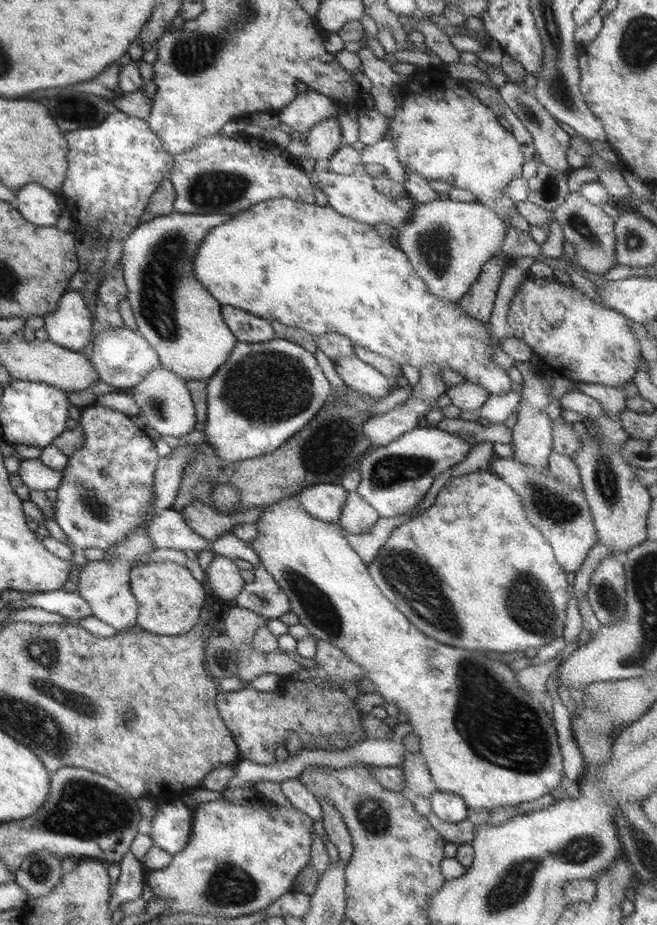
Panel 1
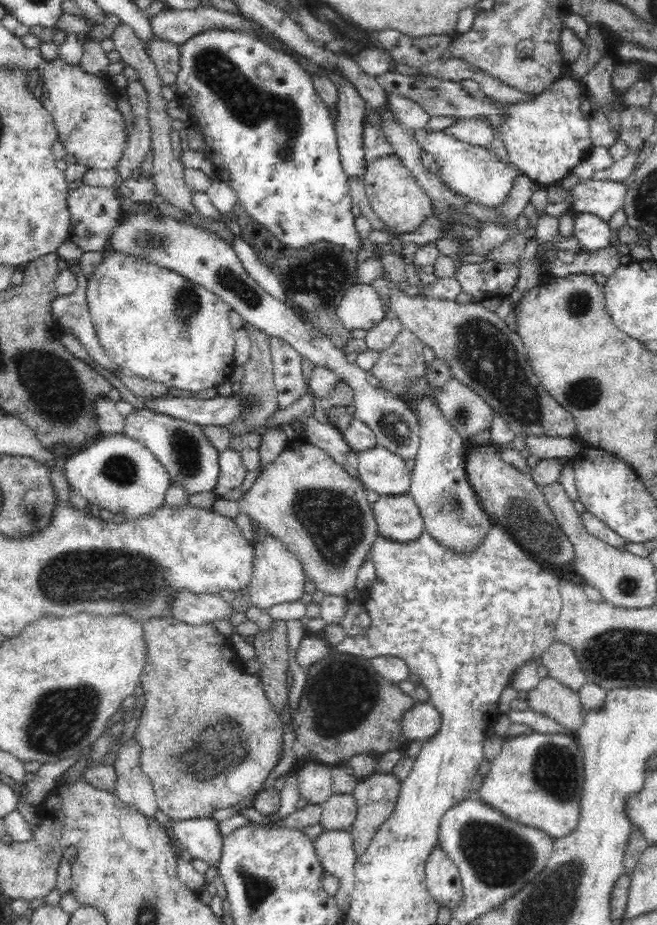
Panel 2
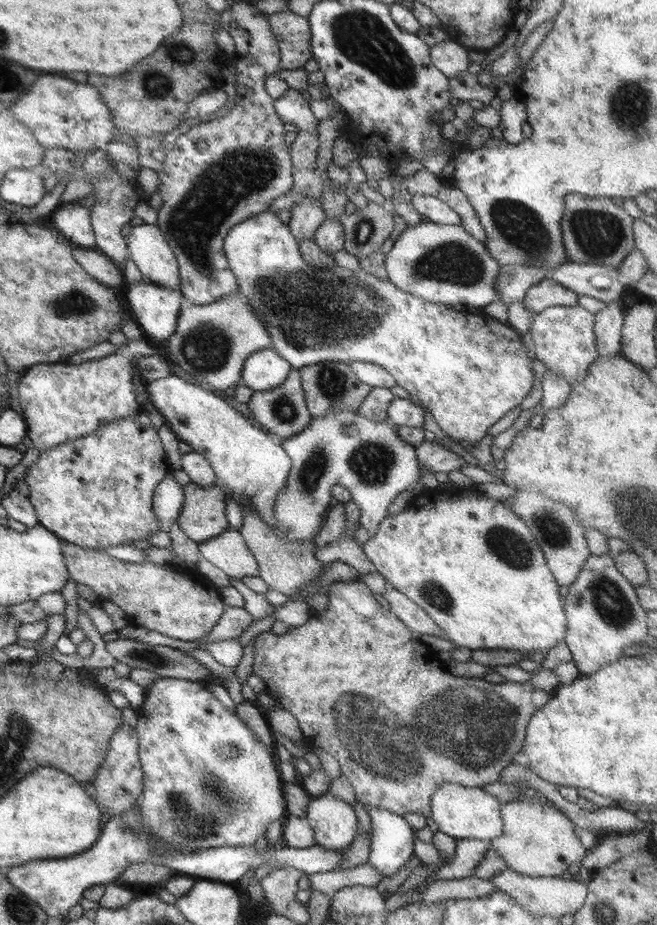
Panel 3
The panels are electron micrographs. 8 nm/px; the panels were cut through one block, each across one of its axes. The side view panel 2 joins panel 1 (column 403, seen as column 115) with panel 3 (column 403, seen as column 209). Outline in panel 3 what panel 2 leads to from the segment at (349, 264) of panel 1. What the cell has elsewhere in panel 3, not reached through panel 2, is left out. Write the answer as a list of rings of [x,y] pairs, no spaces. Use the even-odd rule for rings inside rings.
[[[263,211],[227,231],[222,242],[223,254],[239,292],[265,326],[271,340],[270,348],[292,368],[300,369],[325,360],[371,362],[381,366],[394,378],[395,385],[407,390],[409,397],[415,398],[431,413],[435,424],[447,437],[470,445],[484,437],[495,422],[519,406],[531,392],[531,359],[521,335],[507,322],[501,323],[484,314],[473,315],[464,309],[453,311],[447,305],[413,297],[397,289],[389,279],[379,279],[375,275],[361,277],[367,276],[361,268],[350,271],[336,265],[316,272],[301,257],[288,226],[278,220],[277,214]]]

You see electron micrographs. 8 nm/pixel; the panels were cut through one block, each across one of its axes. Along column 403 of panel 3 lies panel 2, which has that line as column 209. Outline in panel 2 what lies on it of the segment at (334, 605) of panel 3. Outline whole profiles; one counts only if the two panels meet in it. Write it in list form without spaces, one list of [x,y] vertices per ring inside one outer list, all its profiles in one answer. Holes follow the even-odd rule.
[[[168,616],[164,620],[158,620],[158,618],[146,620],[141,625],[143,643],[146,649],[146,662],[141,670],[141,683],[146,703],[142,709],[143,713],[139,718],[138,728],[136,728],[133,738],[140,743],[140,768],[150,779],[156,796],[157,810],[164,812],[170,820],[205,818],[215,810],[242,804],[244,800],[258,794],[264,788],[266,780],[270,778],[272,770],[280,764],[282,752],[284,752],[284,725],[278,719],[279,713],[274,709],[274,705],[271,705],[270,700],[265,696],[261,680],[257,676],[250,676],[245,673],[244,667],[242,667],[243,662],[236,655],[231,642],[217,633],[212,624],[188,626],[186,623],[176,620],[173,616]]]

